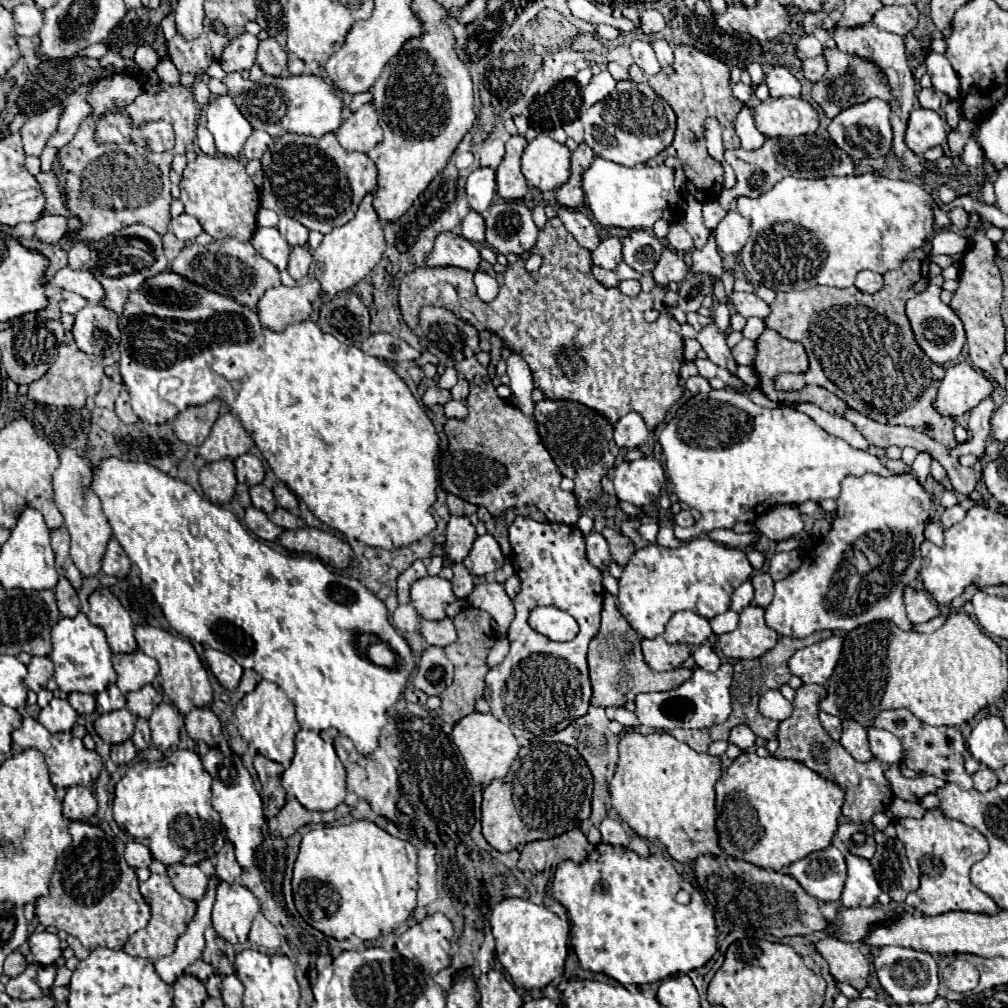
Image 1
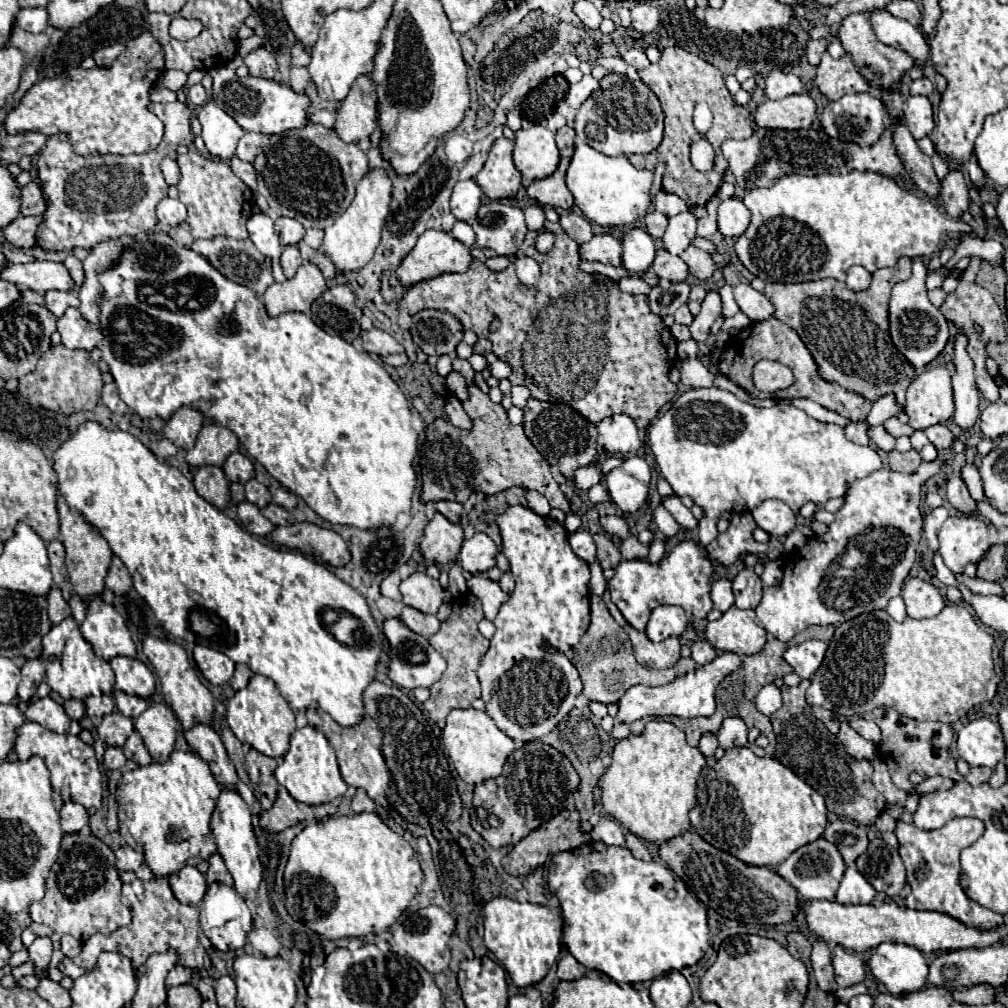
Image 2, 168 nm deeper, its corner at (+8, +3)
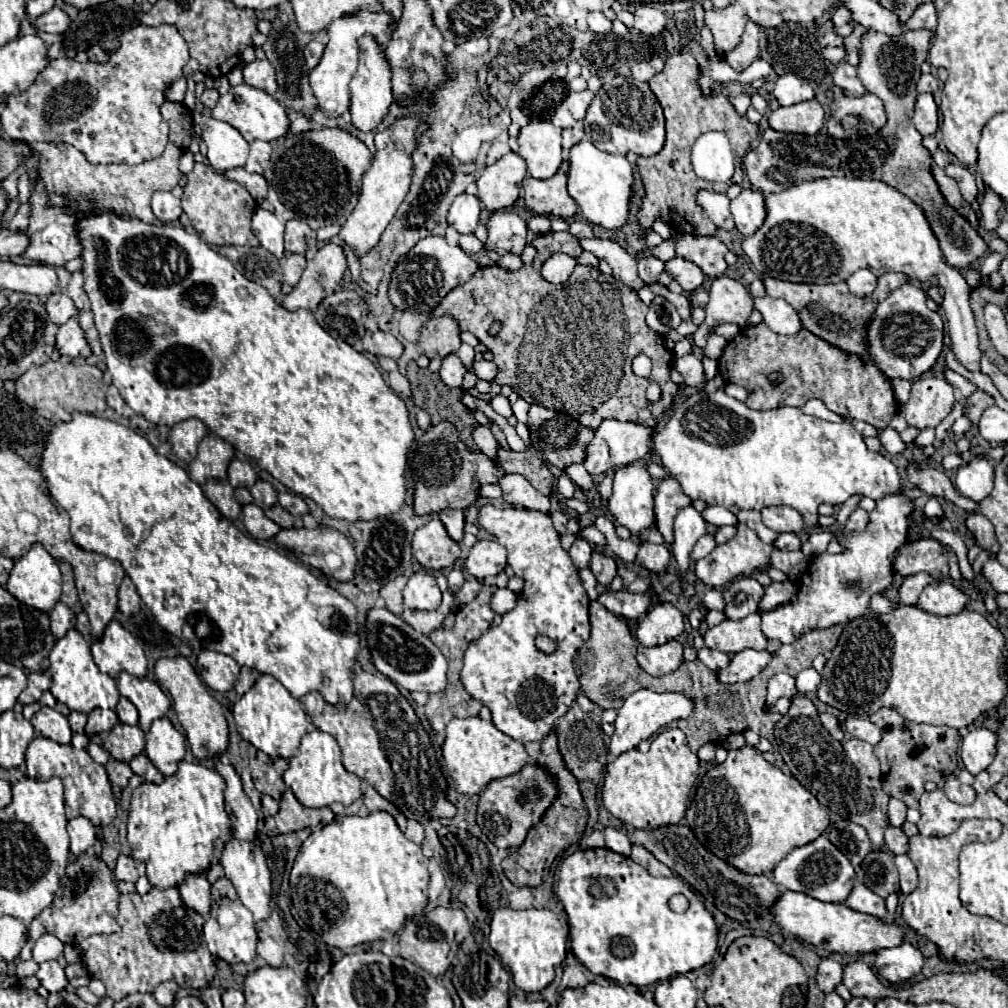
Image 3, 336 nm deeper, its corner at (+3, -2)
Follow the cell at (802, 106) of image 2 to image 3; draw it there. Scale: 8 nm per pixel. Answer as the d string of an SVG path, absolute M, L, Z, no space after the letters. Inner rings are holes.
M807 100L787 108L777 108L769 116L769 126L777 132L817 134L823 126L825 112L817 100Z

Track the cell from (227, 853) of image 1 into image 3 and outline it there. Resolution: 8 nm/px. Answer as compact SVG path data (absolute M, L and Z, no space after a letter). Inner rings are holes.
M219 878L219 880L211 886L211 896L213 896L215 900L219 900L219 898L231 898L231 900L235 900L235 898L237 898L237 892L235 892L233 884L231 884L227 878Z

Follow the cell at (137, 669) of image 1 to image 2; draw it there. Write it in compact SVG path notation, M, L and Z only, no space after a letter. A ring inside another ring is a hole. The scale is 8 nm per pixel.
M114 657L110 661L116 681L114 691L120 689L130 695L138 697L150 697L154 691L154 673L140 661L140 659L128 659L128 657Z

